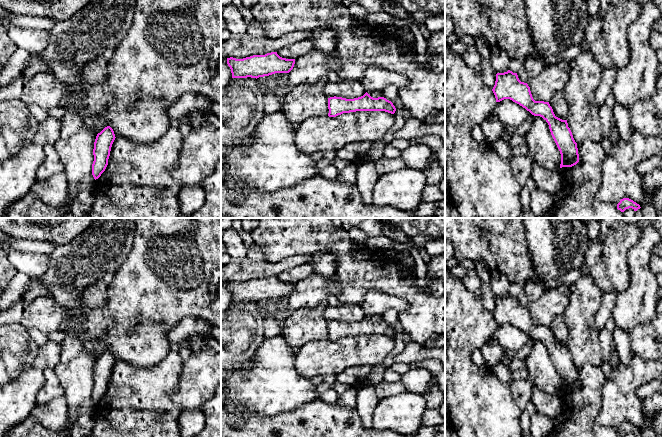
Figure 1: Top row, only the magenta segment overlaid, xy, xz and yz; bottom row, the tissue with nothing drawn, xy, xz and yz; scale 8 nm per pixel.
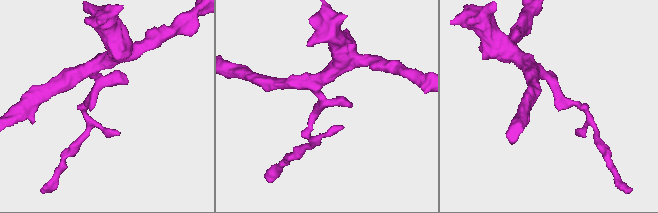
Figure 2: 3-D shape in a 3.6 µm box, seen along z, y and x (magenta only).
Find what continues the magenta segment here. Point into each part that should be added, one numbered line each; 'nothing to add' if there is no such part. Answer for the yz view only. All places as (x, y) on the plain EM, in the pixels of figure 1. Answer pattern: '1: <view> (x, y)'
nothing to add

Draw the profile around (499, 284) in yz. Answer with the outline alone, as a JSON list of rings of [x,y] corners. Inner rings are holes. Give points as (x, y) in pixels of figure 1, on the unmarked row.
[[[498,270],[490,271],[490,287],[495,297],[504,297],[509,294],[510,281]]]

